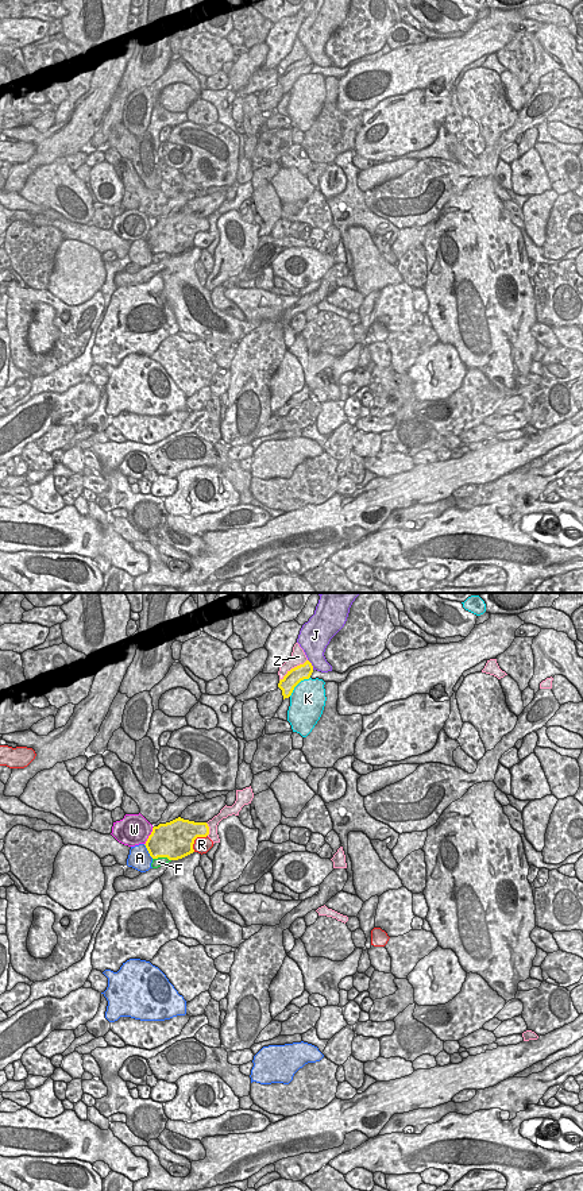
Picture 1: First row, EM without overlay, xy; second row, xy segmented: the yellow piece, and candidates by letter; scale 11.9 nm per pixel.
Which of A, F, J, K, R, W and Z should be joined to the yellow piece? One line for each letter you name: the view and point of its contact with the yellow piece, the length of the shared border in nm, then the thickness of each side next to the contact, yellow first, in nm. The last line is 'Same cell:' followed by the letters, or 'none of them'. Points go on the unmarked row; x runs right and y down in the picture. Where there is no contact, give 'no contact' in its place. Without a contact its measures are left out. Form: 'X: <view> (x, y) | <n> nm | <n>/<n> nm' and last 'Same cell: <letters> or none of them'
W: xy (149, 231) | 240 nm | 420/380 nm
Same cell: W

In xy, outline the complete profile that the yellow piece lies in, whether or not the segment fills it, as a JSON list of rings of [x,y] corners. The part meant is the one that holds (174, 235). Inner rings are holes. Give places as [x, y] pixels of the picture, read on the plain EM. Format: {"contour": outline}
{"contour": [[[139,208],[126,209],[123,215],[113,217],[111,230],[128,242],[144,239],[152,254],[178,255],[194,247],[194,235],[206,232],[209,221],[206,217],[194,217],[181,212],[152,221]]]}

